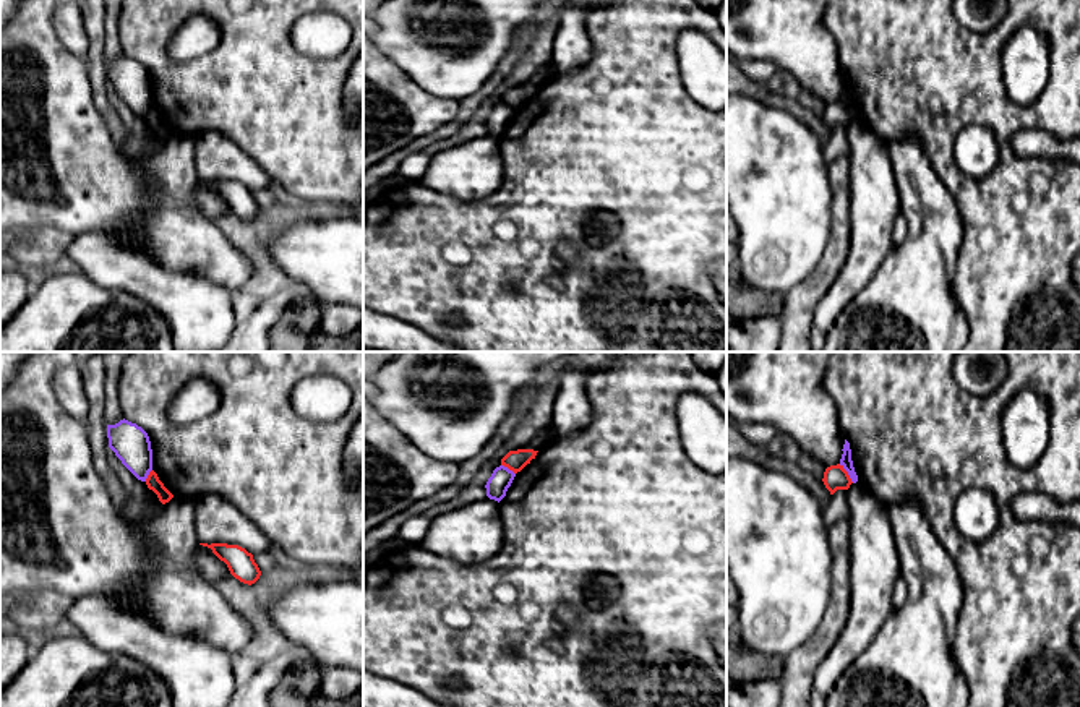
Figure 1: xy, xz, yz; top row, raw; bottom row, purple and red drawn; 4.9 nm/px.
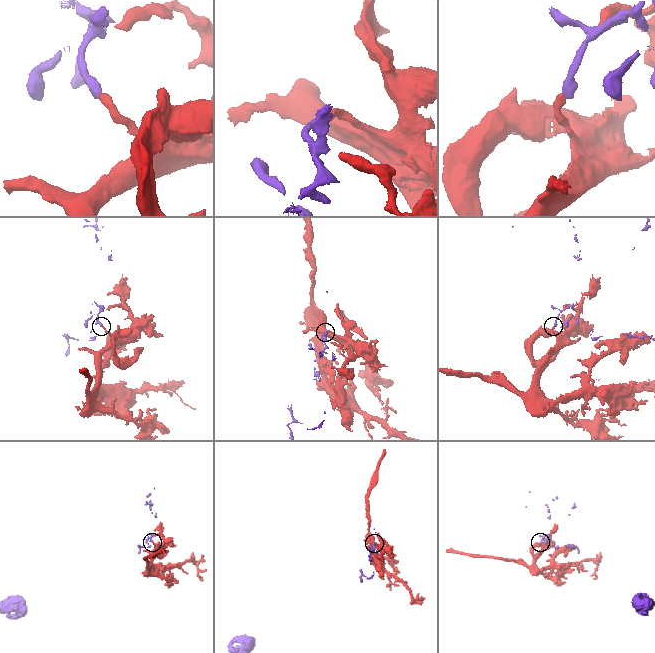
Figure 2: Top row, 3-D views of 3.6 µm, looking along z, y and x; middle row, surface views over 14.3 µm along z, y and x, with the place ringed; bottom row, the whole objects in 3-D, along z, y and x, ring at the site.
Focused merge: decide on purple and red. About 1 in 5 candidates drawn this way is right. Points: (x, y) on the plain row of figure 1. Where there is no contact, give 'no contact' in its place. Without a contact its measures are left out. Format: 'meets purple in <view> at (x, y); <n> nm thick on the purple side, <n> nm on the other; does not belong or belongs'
meets purple in yz at (848, 111); 60 nm thick on the purple side, 120 nm on the other; does not belong

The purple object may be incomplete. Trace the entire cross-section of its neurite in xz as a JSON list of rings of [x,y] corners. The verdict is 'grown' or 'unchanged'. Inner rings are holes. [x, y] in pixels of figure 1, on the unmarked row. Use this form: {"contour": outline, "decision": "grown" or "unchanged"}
{"contour": [[[496,104],[485,122],[486,133],[499,139],[506,133],[506,128],[511,123],[514,114],[516,110],[508,104]]], "decision": "unchanged"}

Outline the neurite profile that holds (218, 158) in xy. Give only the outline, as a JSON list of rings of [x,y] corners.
[[[214,130],[195,135],[195,165],[199,180],[238,182],[251,191],[263,191],[272,183],[251,156]]]

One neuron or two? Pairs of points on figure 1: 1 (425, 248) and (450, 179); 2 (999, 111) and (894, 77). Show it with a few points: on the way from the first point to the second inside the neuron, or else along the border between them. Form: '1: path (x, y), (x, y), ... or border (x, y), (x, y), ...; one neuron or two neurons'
1: border (422, 180), (432, 188), (461, 200), (482, 200); two neurons
2: path (973, 85), (965, 77), (920, 77); one neuron

